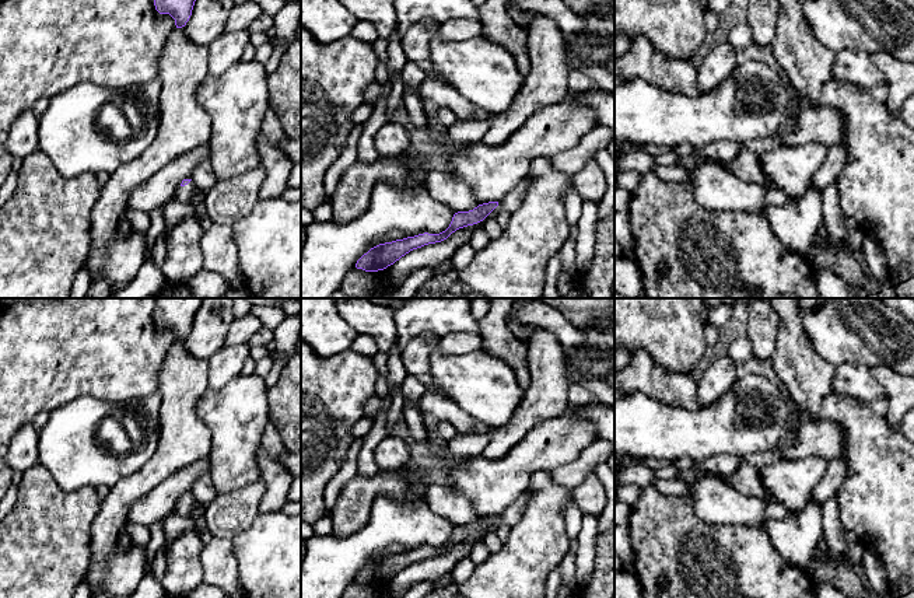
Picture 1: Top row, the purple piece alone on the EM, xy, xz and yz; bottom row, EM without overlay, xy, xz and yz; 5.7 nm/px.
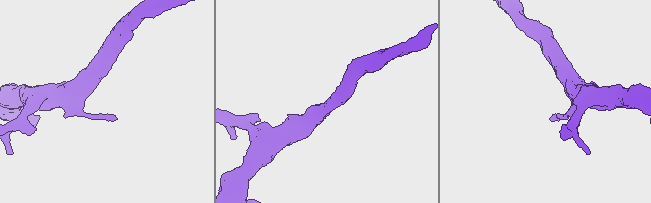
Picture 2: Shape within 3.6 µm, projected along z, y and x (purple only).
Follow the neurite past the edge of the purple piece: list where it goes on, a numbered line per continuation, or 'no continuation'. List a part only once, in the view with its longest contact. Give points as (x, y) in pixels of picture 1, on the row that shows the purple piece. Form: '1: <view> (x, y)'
1: xy (185, 193)

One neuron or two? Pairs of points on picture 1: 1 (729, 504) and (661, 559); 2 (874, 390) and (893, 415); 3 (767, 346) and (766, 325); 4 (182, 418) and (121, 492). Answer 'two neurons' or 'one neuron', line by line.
1: two neurons
2: two neurons
3: one neuron
4: one neuron

